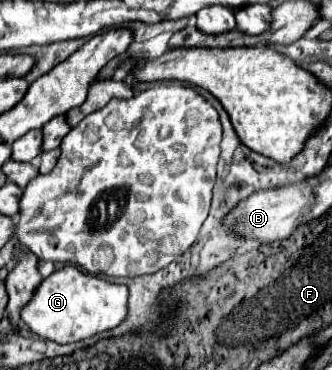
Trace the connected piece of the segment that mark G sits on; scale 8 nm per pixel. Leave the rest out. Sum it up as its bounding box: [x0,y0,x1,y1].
[20,266,126,344]

